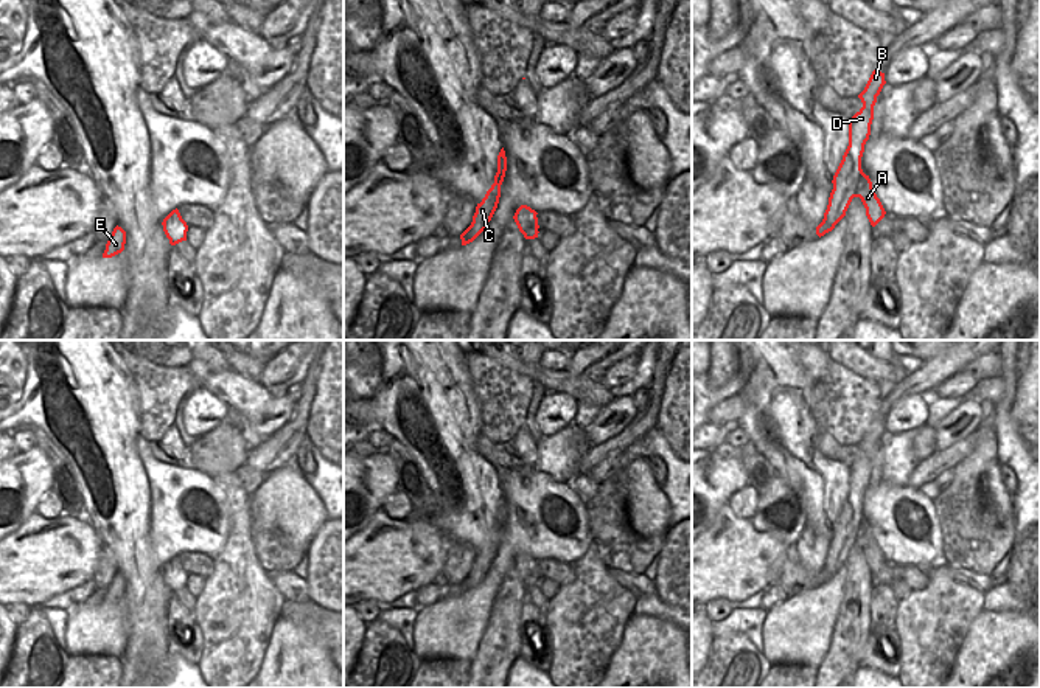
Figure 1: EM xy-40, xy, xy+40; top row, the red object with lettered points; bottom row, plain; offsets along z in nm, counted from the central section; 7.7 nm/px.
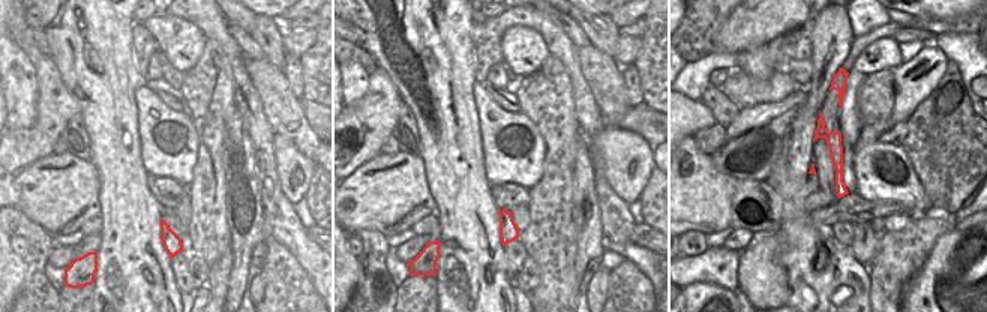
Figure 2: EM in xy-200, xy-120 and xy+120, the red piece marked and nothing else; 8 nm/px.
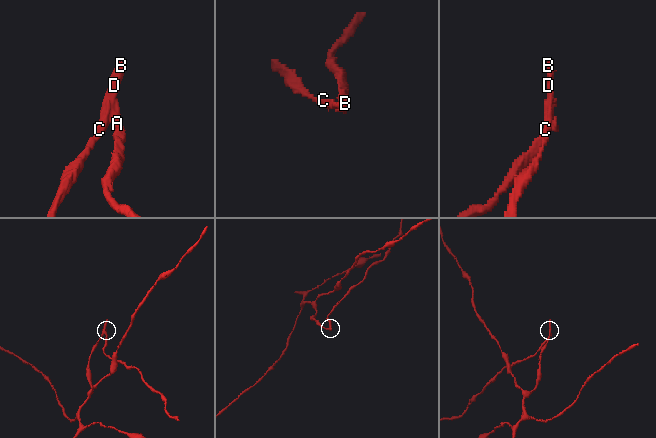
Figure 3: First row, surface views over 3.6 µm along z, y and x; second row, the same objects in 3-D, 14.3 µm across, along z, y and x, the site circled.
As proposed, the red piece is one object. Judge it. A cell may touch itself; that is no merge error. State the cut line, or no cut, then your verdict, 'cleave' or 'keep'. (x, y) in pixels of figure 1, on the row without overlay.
cut in xy+40 along (862, 500), (852, 507), (852, 524), (858, 528), (858, 544); cleave

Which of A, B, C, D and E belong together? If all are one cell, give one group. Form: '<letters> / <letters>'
A / B C D E

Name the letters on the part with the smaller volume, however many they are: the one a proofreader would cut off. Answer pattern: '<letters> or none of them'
A

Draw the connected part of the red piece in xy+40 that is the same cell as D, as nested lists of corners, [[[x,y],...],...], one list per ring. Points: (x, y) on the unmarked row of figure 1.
[[[874,418],[864,438],[858,443],[863,455],[849,467],[849,494],[833,523],[833,537],[829,545],[824,567],[816,575],[816,582],[819,585],[835,576],[846,564],[852,547],[858,545],[860,528],[852,525],[852,506],[864,500],[864,492],[871,483],[874,453],[885,432],[885,421]]]

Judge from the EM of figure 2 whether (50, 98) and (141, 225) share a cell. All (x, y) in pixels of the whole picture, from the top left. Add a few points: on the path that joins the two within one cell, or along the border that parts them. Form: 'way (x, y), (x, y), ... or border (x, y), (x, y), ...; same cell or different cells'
border (63, 81), (81, 113); different cells

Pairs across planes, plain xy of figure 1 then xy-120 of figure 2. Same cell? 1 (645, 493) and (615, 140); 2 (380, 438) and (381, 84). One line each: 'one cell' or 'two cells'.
1: one cell
2: two cells

